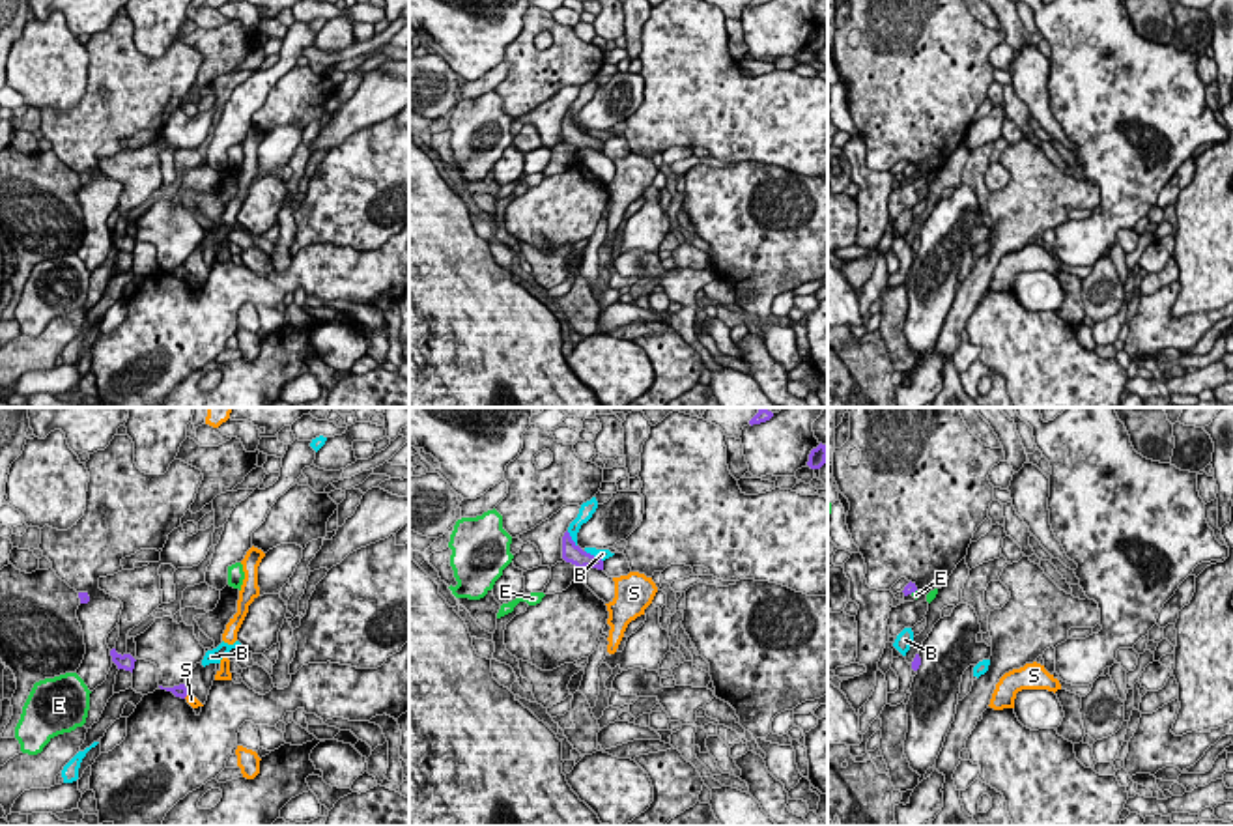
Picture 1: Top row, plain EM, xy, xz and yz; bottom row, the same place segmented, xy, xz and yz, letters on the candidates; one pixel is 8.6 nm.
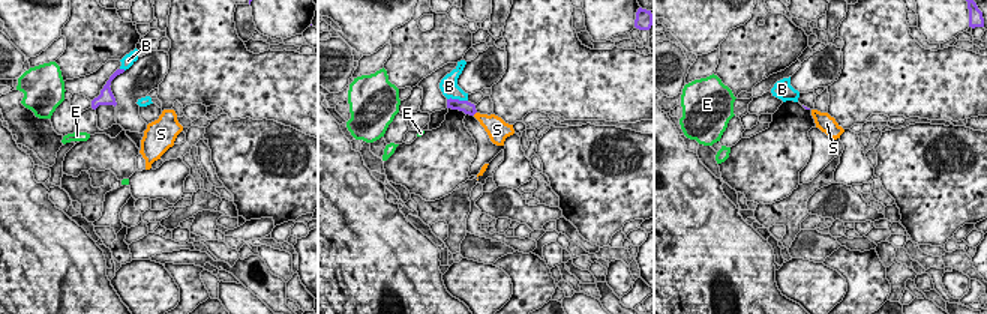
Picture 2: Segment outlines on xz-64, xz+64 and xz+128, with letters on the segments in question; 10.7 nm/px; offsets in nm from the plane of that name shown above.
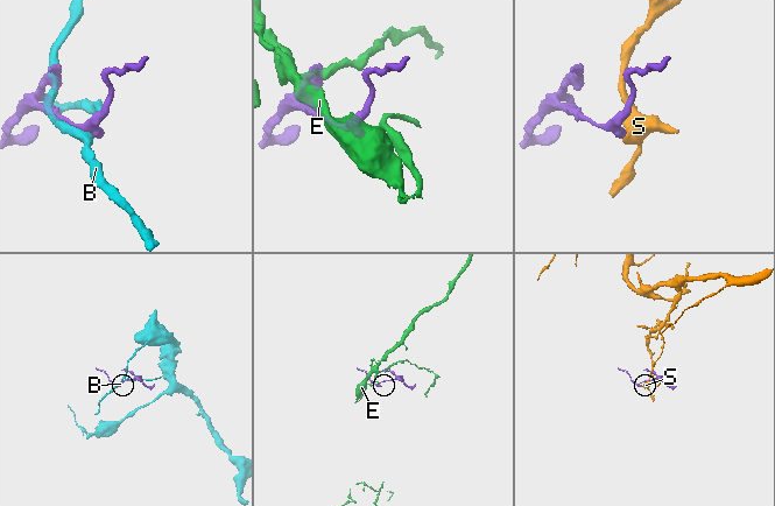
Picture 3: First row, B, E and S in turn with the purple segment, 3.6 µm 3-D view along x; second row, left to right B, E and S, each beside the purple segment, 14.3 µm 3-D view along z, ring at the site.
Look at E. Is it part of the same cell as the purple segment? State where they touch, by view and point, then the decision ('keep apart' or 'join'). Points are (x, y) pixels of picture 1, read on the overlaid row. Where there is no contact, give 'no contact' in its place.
yz (912, 591) | keep apart

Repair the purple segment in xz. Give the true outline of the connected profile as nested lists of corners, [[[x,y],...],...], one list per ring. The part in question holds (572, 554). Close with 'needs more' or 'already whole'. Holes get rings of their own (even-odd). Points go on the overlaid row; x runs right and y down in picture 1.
[[[566,531],[562,536],[562,559],[566,563],[575,564],[577,568],[598,568],[603,570],[603,561],[583,551],[570,536],[570,533]]]; already whole

